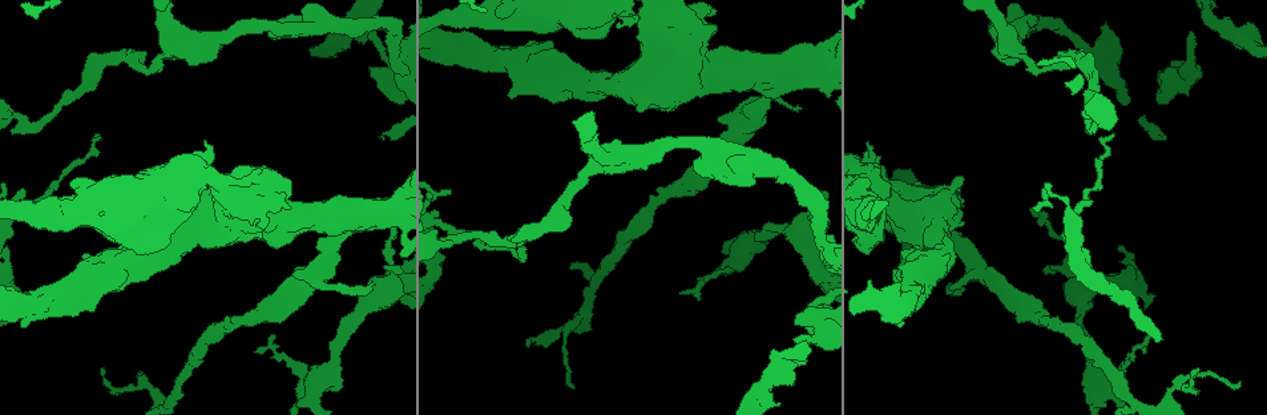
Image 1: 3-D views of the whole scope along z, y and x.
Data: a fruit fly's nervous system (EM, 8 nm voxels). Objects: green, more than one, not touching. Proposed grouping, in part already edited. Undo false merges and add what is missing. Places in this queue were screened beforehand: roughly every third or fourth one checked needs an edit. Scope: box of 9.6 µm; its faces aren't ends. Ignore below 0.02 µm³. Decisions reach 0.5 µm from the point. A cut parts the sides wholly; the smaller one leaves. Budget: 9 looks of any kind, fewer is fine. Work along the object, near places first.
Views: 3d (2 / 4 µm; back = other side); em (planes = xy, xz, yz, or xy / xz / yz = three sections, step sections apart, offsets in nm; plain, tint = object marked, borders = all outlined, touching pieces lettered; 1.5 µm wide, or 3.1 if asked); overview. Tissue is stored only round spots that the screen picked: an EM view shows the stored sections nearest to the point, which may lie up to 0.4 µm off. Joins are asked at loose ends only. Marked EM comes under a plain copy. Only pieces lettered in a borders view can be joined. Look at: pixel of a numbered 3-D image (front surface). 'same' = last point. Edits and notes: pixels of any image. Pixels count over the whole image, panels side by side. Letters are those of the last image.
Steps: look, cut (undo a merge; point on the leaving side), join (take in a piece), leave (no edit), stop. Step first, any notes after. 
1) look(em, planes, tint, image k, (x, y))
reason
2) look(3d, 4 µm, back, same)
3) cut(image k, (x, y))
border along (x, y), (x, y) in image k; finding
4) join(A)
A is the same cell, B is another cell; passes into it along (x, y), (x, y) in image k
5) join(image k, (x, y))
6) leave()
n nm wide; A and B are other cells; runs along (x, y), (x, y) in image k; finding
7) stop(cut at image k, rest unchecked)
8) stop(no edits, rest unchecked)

look(3d, 4 µm, image 1, (13, 116))
sudden change in width

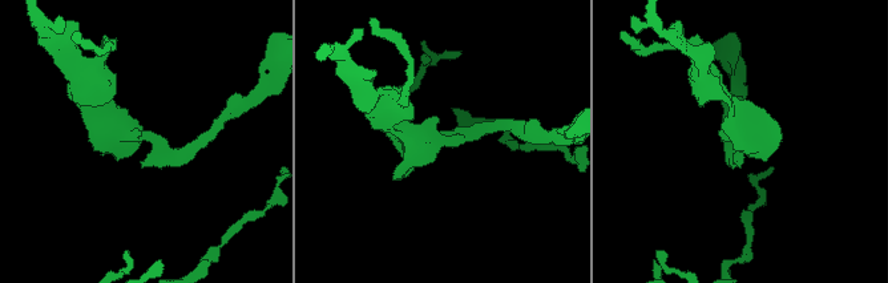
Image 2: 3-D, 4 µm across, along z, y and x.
look(em, planes, borders, image 2, (142, 138))
now the EM

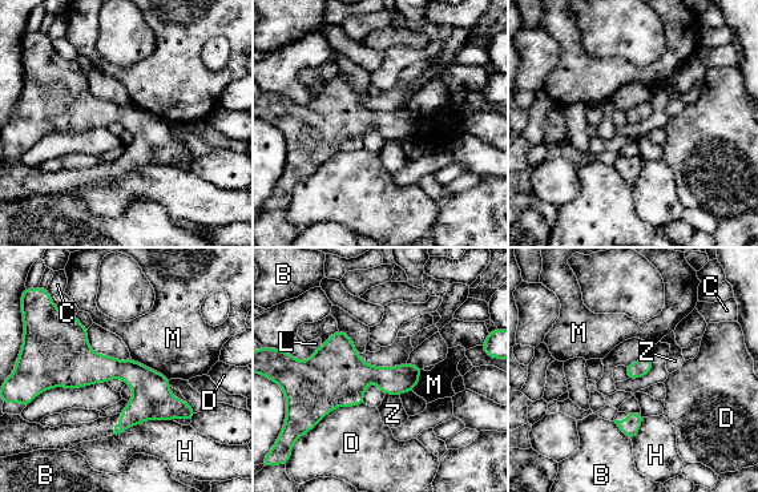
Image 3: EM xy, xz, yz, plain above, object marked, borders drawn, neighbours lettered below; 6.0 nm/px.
leave()
D touches over 440 nm; B, C, D, H, L, M and Z are other cells; border along (399, 394), (384, 395) in image 3; one cell here

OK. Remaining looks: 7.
look(em, yz, step 4, borders, image 1, (102, 368))
an open end

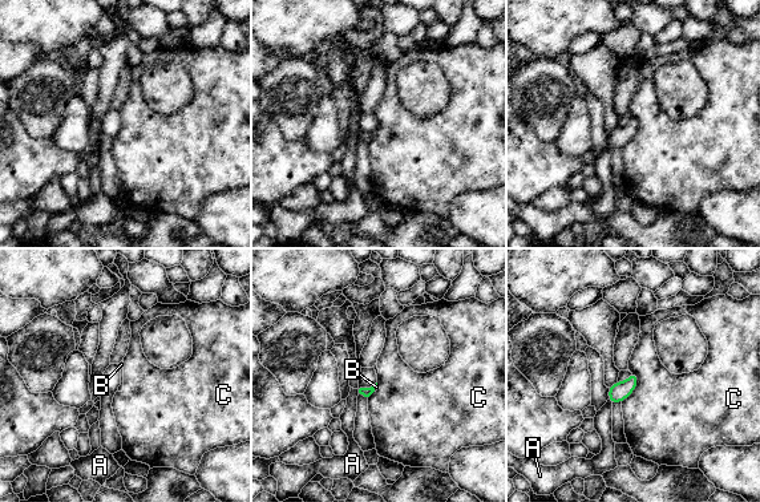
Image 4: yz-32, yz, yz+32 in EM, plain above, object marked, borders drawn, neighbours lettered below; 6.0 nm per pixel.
look(em, xz, step 8, borders, same)

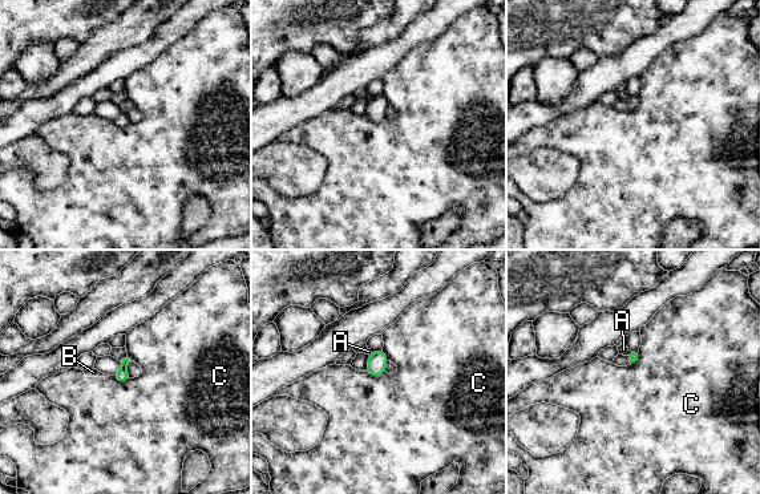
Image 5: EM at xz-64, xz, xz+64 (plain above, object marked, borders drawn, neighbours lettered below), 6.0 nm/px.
leave()
70 nm wide; A, B and C are other cells; border along (639, 351), (639, 359), (629, 367) in image 5; no lettered piece goes on from it

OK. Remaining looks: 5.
look(3d, 4 µm, back, image 1, (808, 243))
narrows sharply

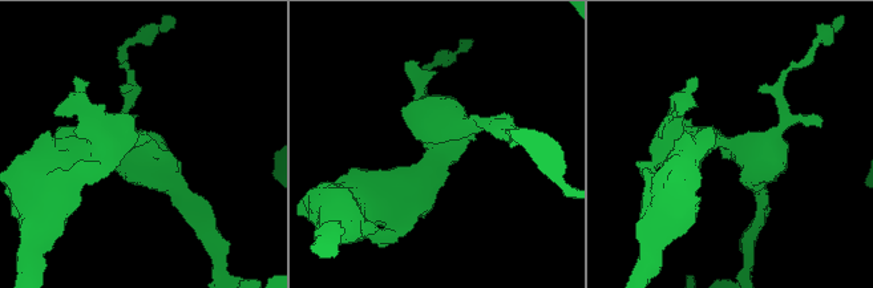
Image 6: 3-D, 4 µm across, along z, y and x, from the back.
look(em, planes, tint, image 6, (139, 148))

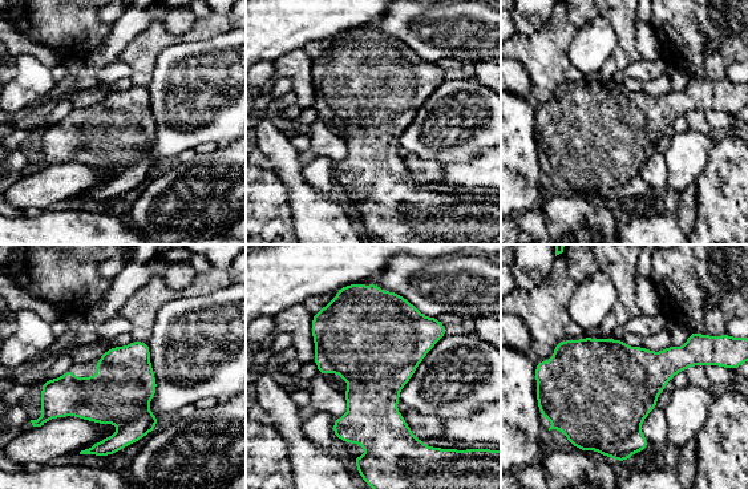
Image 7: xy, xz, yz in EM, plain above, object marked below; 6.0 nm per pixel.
look(em, planes, borders, same)

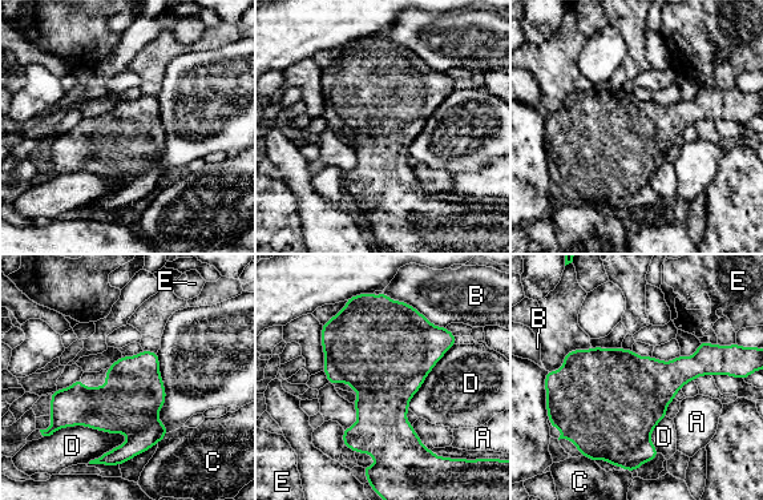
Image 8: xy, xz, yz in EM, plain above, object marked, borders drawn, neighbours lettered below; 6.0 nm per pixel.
leave()
A, B, C, D and E are other cells; border along (52, 434), (87, 426), (128, 438) in image 8; continuous, no second cell

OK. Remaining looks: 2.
look(em, planes, tint, image 1, (767, 85))
three-way junction

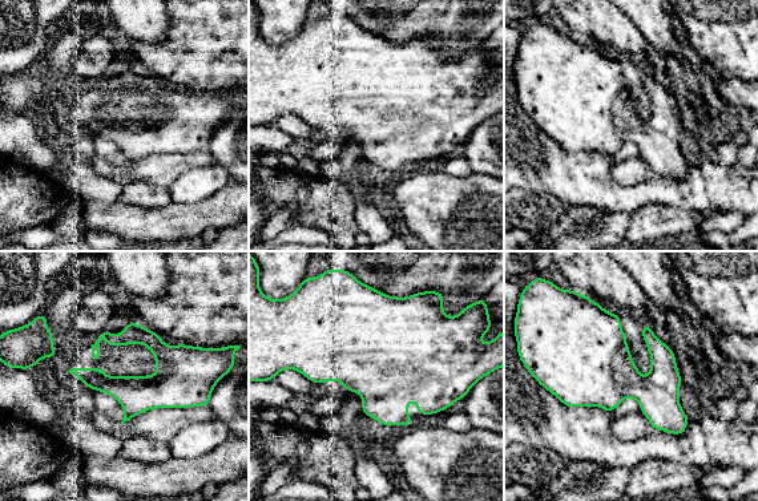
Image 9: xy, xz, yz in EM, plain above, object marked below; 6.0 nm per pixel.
look(em, planes, borders, same)
see the neighbours

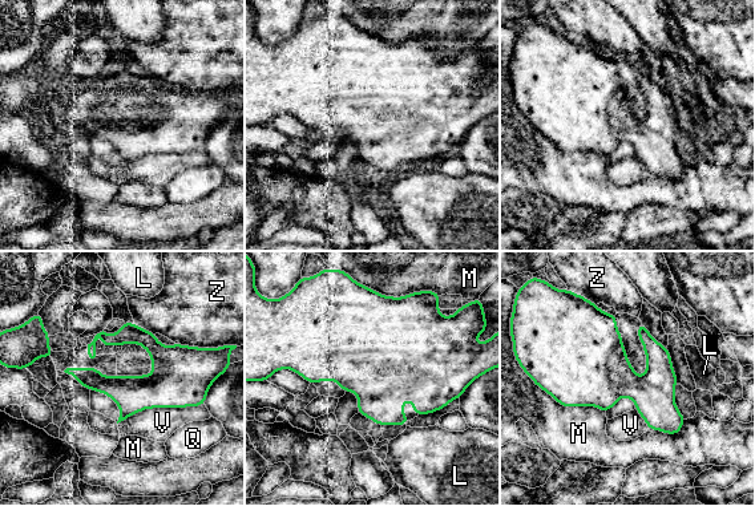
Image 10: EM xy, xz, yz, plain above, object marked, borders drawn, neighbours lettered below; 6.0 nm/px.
leave()
L, M, Q, V and Z are other cells; border along (204, 404), (144, 408), (117, 422) in image 10; continuous, no second cell

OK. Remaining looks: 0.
stop(no edits, rest unchecked)

